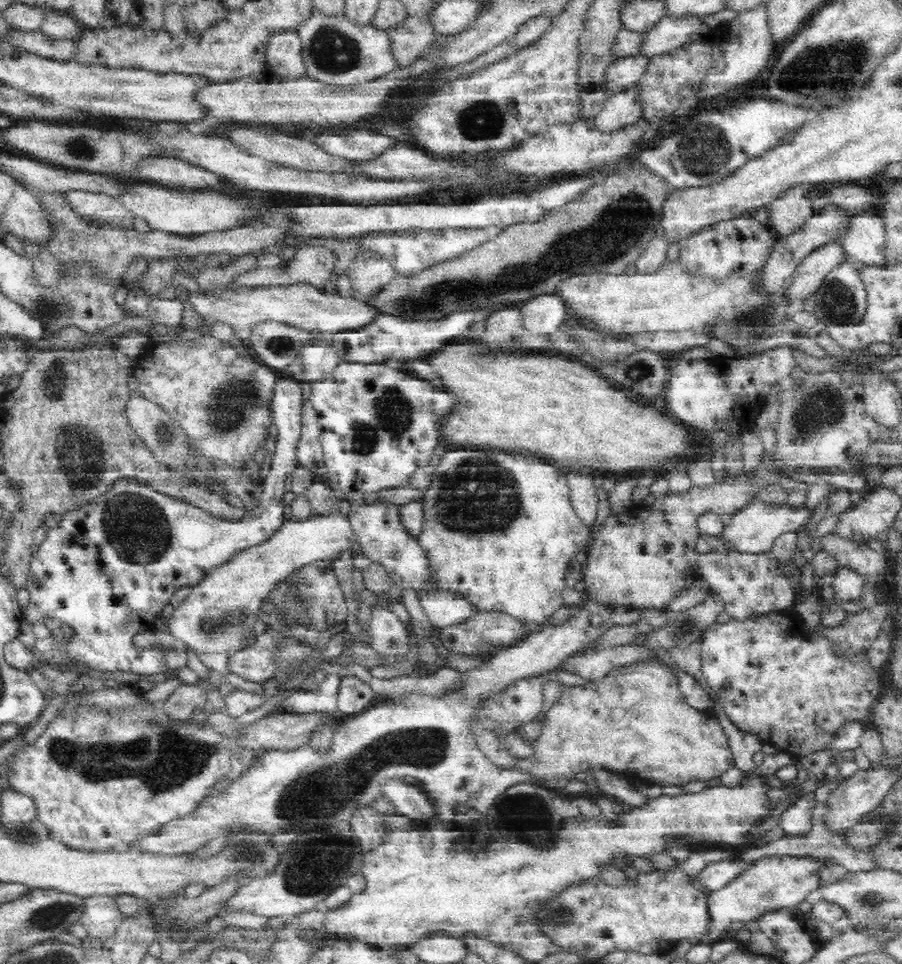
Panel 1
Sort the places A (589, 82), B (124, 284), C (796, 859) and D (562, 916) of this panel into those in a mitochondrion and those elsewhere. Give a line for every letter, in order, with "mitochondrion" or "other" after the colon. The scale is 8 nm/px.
A: mitochondrion
B: other
C: other
D: mitochondrion

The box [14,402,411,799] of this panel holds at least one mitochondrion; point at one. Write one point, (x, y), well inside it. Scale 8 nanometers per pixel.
(158, 755)

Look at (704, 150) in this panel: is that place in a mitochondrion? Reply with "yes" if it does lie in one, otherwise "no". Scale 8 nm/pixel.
yes

